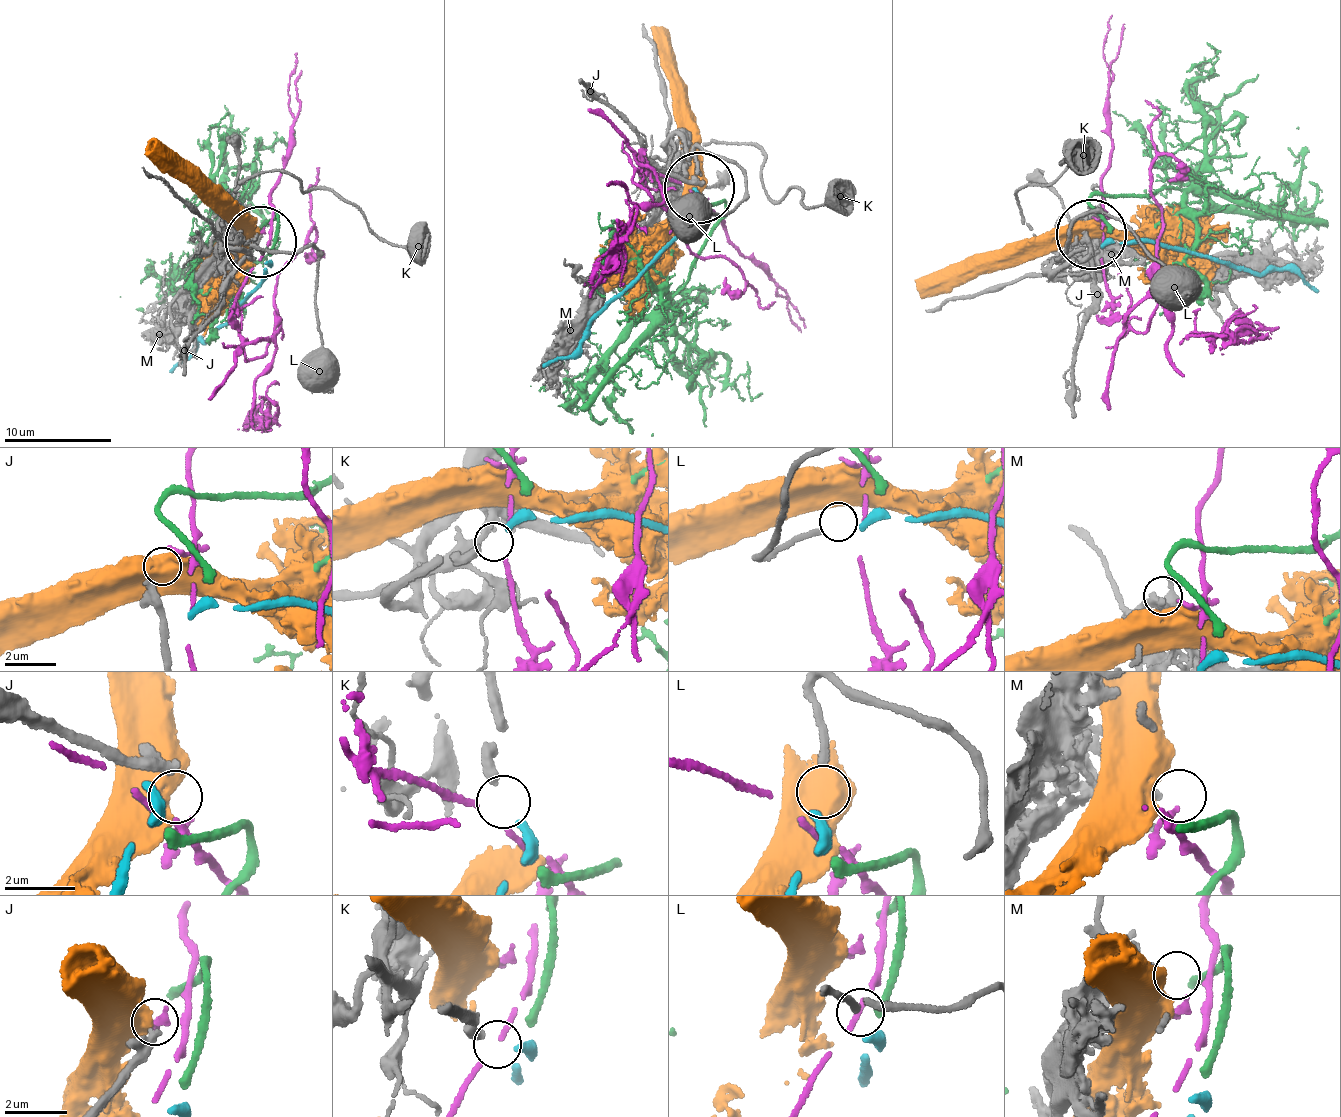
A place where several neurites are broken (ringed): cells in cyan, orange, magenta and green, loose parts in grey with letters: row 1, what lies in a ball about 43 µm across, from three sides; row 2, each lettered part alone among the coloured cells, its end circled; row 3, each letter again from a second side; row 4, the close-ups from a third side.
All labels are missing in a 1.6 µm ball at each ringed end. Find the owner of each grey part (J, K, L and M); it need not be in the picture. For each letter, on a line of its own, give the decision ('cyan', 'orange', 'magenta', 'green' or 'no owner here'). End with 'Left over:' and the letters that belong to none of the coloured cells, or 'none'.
J: no owner here
K: cyan
L: no owner here
M: magenta
Left over: J, L

